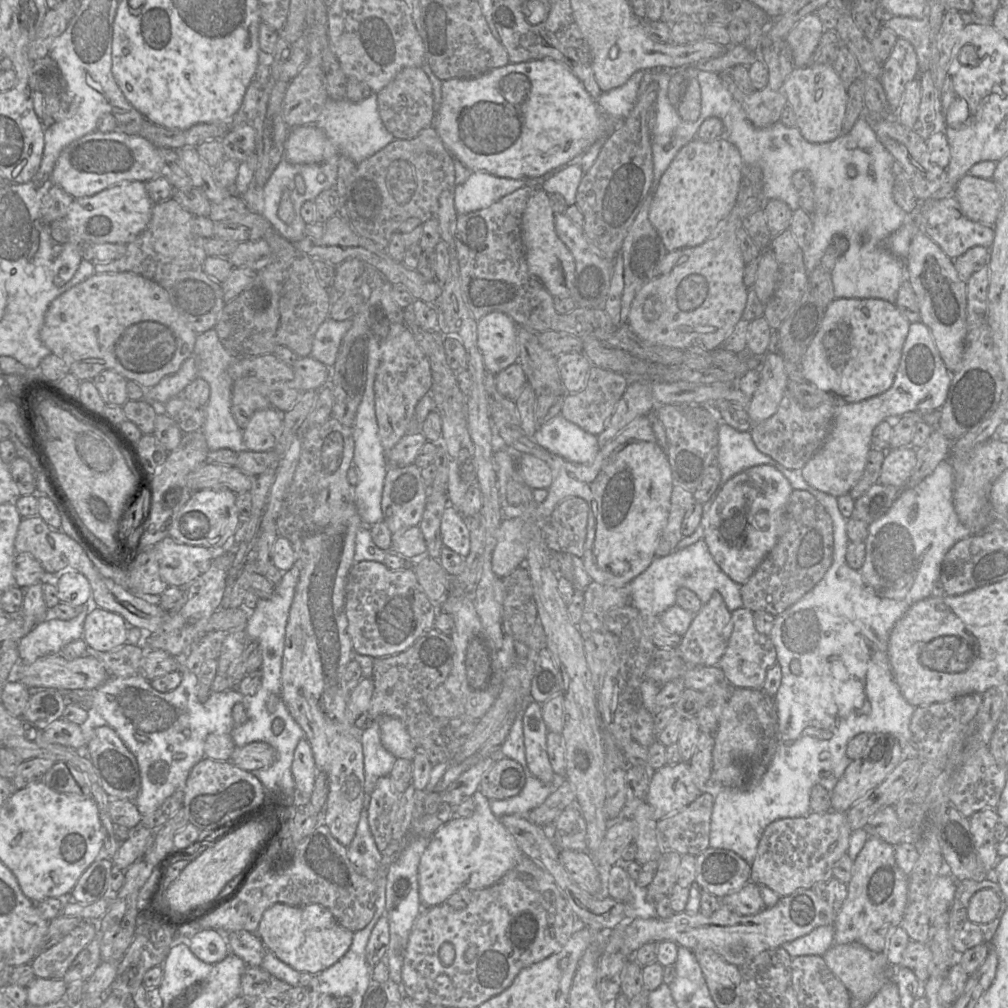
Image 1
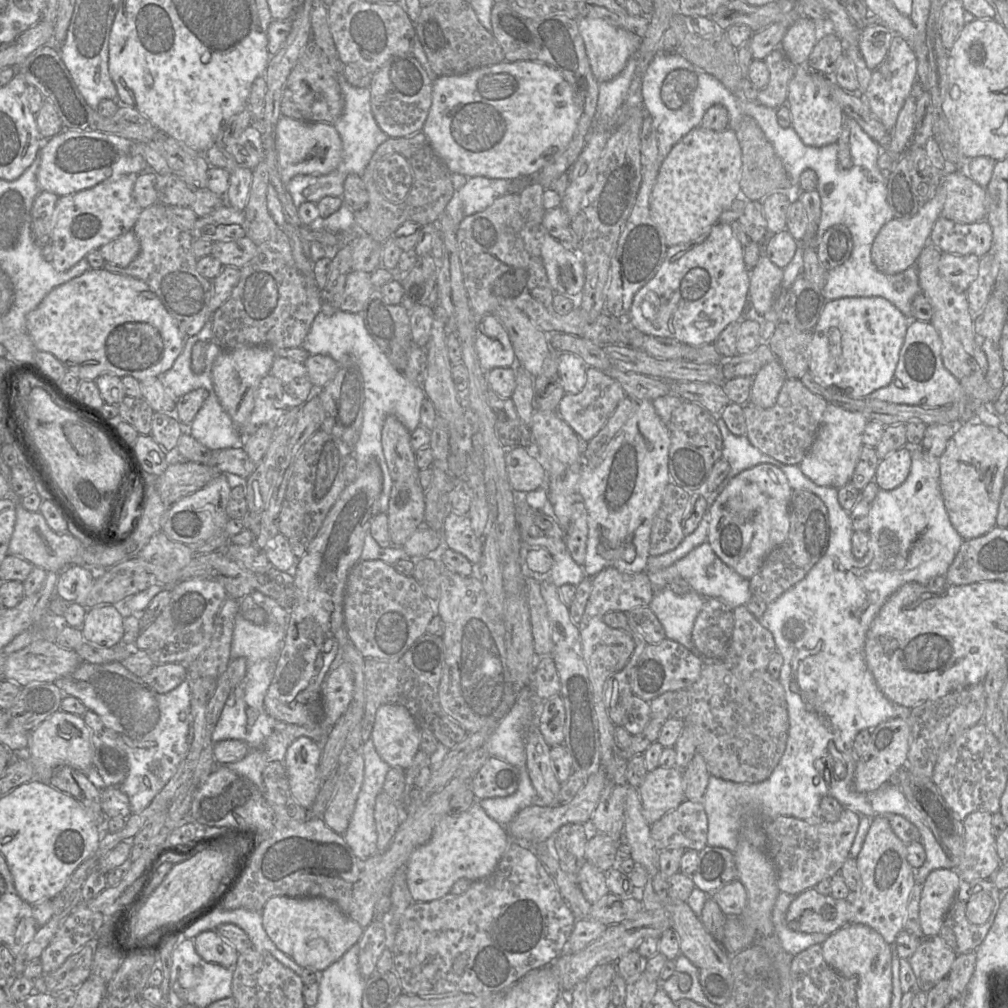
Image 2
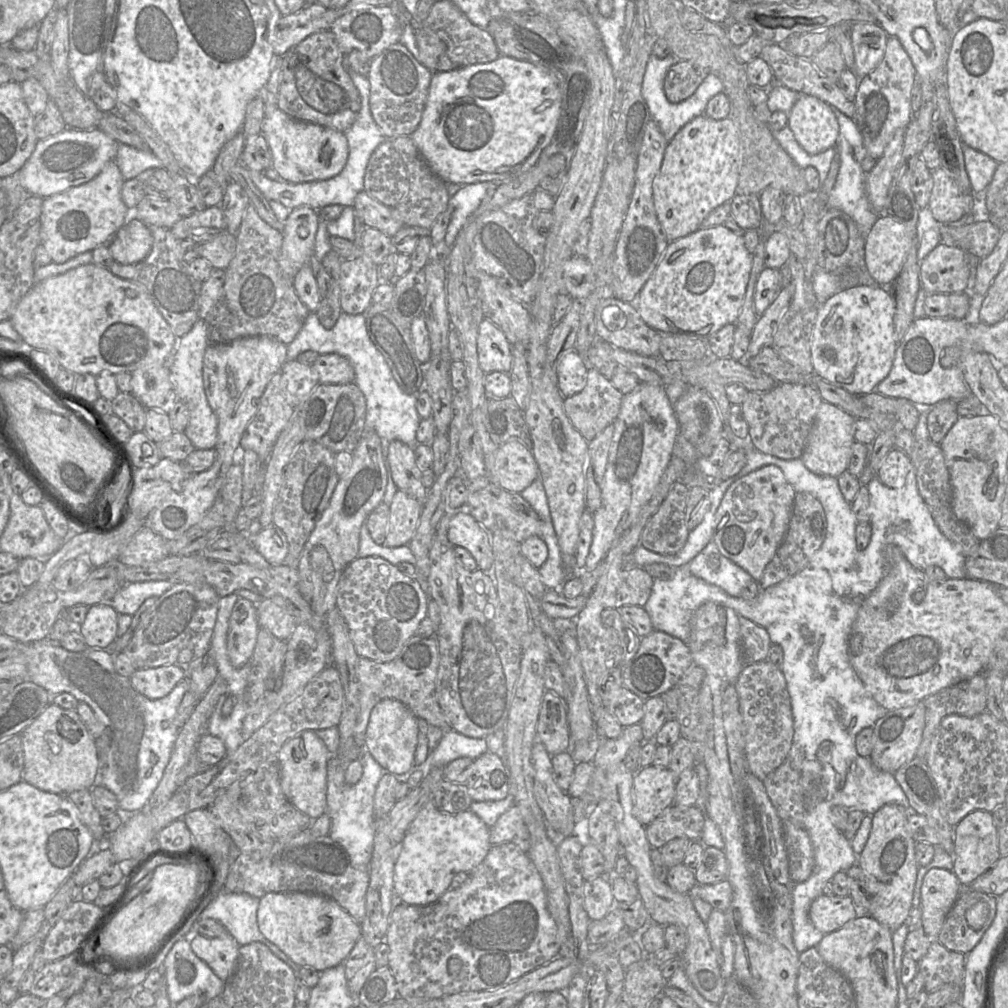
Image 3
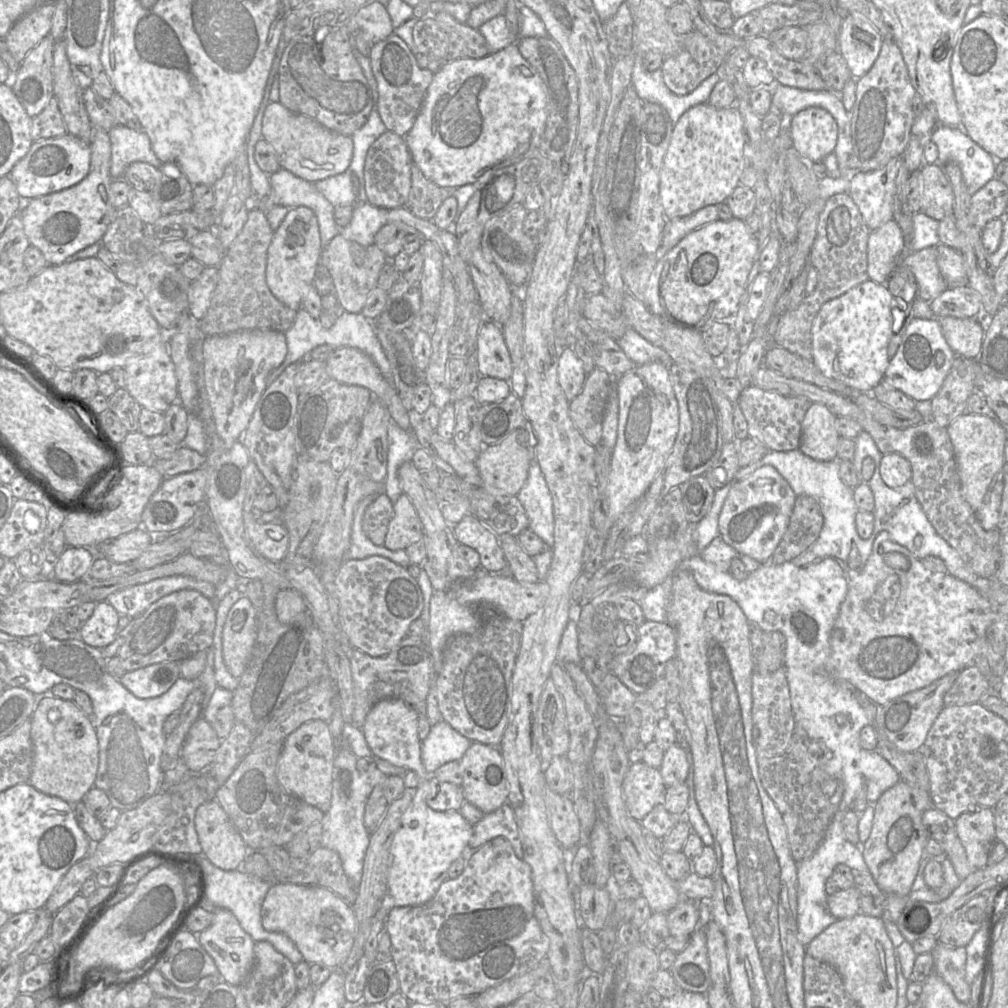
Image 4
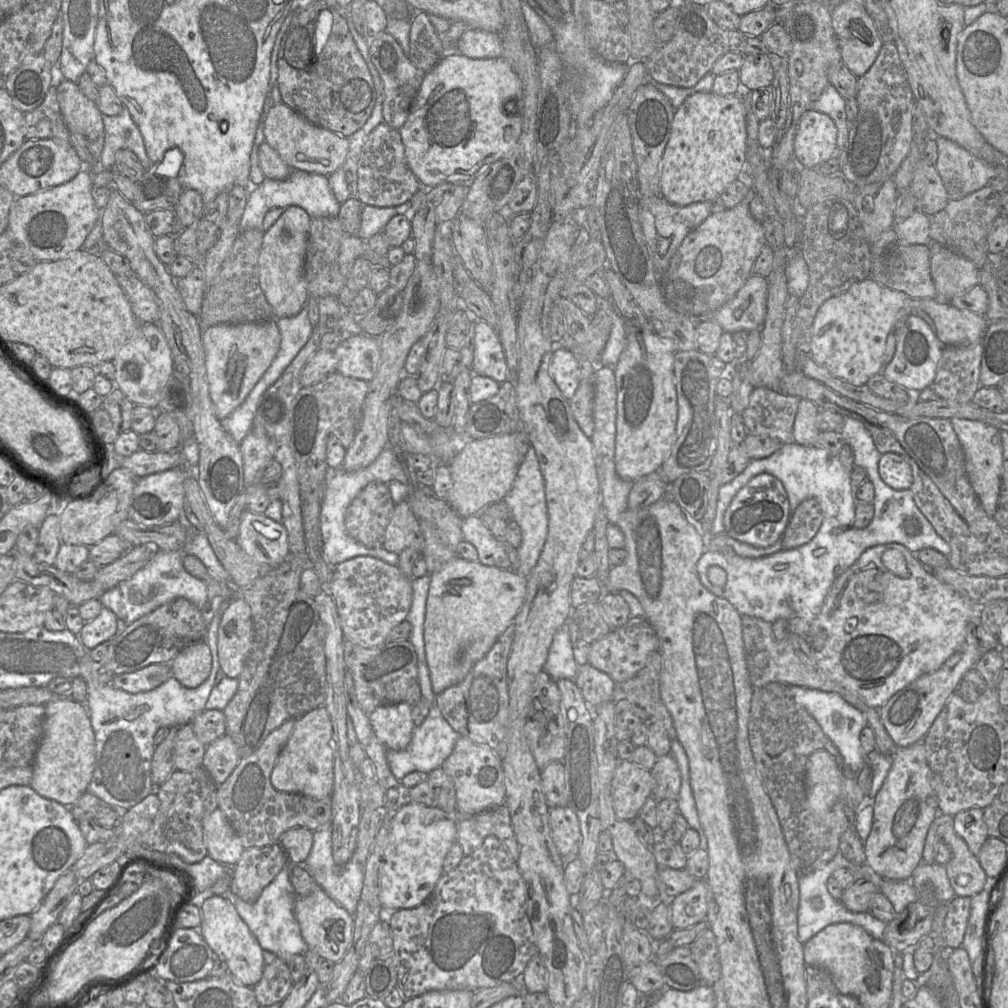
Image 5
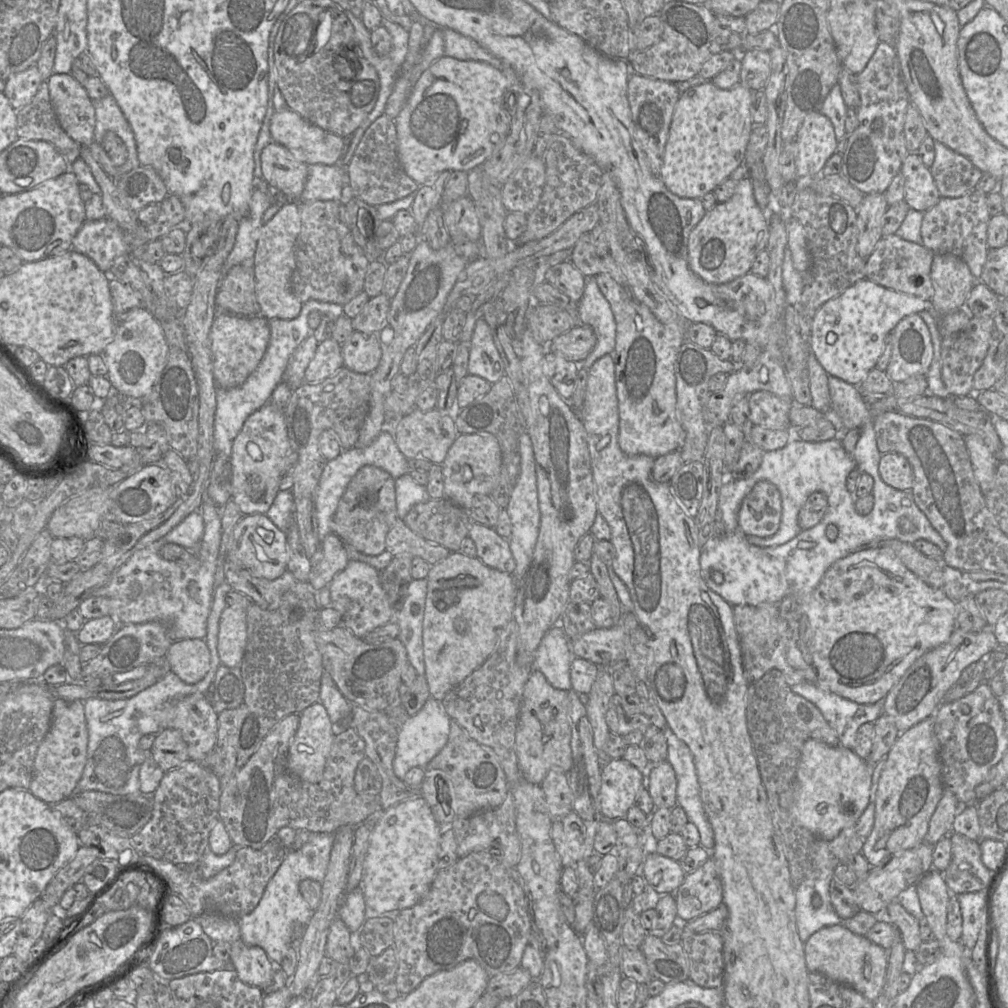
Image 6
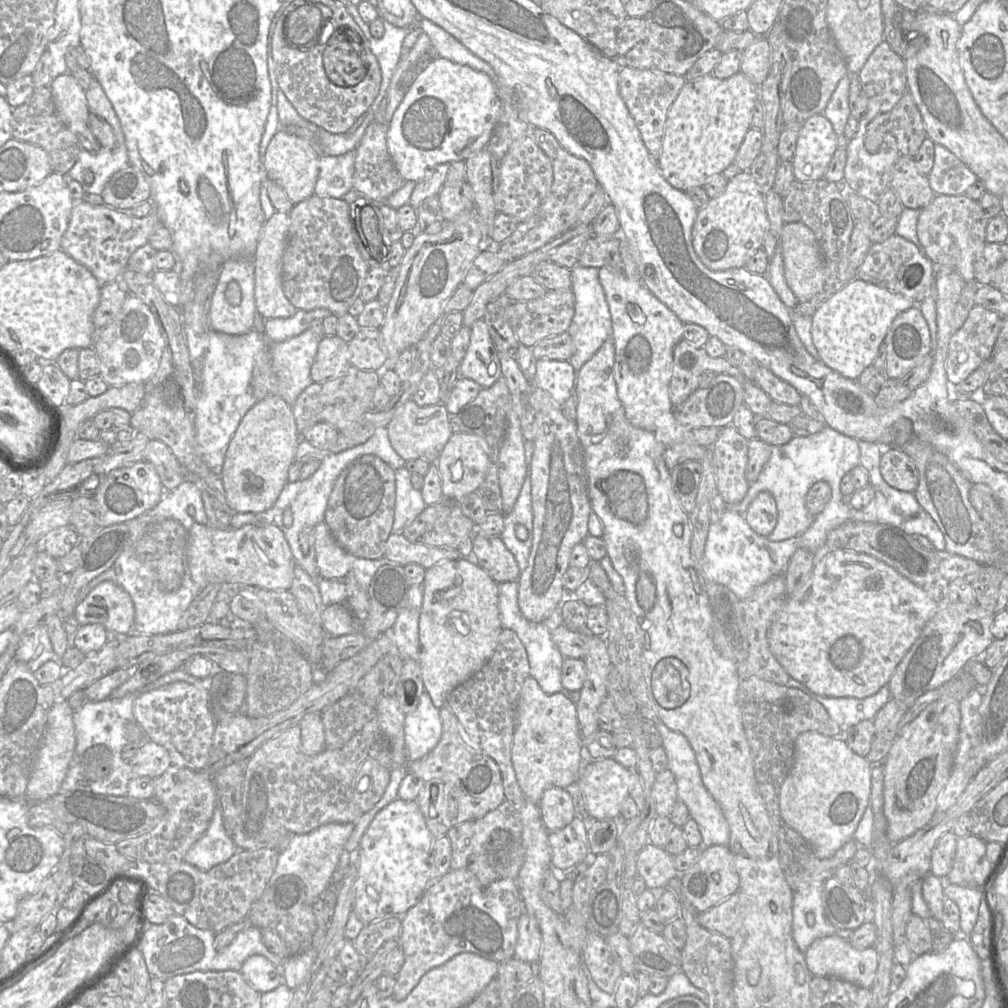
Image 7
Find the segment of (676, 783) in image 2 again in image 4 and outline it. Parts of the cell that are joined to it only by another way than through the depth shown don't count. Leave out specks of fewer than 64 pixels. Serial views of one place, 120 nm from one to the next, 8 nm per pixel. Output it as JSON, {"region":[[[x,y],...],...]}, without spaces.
{"region":[[[644,762],[631,763],[622,782],[622,791],[628,814],[637,821],[658,804],[663,804],[667,787],[659,769]]]}

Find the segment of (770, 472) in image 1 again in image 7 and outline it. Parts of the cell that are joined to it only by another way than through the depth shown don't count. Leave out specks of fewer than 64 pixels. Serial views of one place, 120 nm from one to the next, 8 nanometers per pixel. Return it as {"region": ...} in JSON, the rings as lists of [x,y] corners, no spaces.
{"region":[[[762,491],[754,498],[744,518],[758,535],[768,537],[777,524],[778,510],[776,501],[770,492]]]}

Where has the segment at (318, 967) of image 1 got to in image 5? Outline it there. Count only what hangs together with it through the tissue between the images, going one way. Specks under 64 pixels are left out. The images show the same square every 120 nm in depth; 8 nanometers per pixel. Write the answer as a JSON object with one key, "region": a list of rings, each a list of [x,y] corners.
{"region":[[[320,886],[308,896],[296,898],[294,914],[308,950],[316,952],[321,958],[333,963],[342,959],[353,936],[354,917],[352,915],[331,899]]]}

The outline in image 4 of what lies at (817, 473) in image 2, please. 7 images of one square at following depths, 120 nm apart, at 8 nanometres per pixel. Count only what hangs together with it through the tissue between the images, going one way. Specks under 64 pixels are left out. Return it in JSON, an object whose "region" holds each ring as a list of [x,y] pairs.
{"region":[[[812,403],[802,422],[801,444],[799,448],[806,456],[820,462],[837,459],[837,444],[840,436],[835,427],[836,418],[826,406]]]}

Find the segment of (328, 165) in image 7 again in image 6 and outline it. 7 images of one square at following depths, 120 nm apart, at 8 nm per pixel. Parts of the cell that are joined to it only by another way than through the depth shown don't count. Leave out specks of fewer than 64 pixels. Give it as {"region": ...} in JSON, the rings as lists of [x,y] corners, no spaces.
{"region":[[[315,164],[308,166],[308,177],[298,202],[340,201],[342,188],[348,184],[344,166]]]}

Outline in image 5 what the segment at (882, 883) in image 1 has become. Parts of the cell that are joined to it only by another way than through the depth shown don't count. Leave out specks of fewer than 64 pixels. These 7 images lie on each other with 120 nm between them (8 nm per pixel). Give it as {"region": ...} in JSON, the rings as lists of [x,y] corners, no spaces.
{"region":[[[924,741],[898,747],[890,771],[875,798],[872,829],[864,841],[866,863],[885,879],[911,880],[913,871],[923,859],[928,830],[938,814]]]}

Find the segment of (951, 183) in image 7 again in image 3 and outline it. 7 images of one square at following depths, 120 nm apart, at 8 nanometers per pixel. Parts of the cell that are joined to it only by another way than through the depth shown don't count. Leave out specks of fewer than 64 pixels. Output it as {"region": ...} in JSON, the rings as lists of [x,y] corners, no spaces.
{"region":[[[963,143],[965,168],[972,192],[980,196],[990,185],[998,163],[988,155]]]}

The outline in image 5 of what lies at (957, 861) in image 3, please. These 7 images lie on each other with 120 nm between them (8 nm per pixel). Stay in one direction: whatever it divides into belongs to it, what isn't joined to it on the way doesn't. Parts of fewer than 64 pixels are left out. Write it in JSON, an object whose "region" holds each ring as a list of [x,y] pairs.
{"region":[[[971,808],[958,812],[954,817],[954,830],[968,845],[970,852],[978,856],[989,837],[983,809]]]}

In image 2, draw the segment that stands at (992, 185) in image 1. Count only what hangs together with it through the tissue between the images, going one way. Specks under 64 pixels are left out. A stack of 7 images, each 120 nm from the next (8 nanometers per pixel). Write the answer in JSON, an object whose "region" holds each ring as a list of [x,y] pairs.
{"region":[[[965,170],[943,171],[940,187],[945,191],[941,216],[960,223],[975,223],[986,219],[986,188],[977,184]]]}

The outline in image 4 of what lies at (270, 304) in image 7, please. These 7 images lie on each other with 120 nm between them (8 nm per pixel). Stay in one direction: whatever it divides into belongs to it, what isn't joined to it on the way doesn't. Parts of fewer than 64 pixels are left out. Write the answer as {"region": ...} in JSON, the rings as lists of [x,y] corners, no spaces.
{"region":[[[306,206],[290,208],[273,234],[266,266],[266,282],[270,291],[289,308],[298,310],[313,286],[321,251],[319,224],[313,210]]]}

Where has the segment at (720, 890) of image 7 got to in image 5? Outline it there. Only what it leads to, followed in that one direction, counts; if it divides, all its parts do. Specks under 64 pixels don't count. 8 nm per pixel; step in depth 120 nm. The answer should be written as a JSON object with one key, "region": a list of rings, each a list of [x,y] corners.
{"region":[[[697,879],[689,890],[668,900],[674,929],[684,929],[706,919],[707,894],[705,879]]]}

